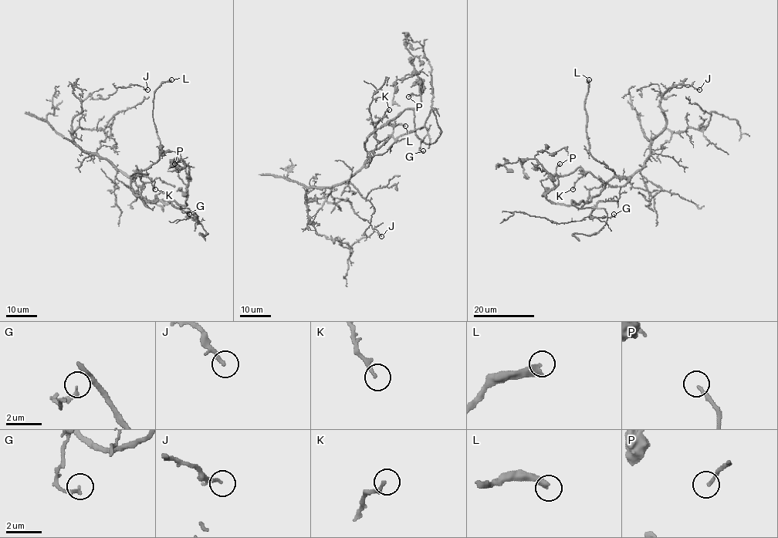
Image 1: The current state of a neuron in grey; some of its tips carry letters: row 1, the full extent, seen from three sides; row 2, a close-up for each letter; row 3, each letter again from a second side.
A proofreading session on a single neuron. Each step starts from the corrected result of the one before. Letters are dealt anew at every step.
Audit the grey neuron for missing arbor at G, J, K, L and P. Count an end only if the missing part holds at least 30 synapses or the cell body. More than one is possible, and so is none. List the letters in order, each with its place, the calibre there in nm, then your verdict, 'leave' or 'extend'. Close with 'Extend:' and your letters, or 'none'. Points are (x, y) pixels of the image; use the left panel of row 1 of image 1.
G: place (189, 214); calibre 180 nm; leave
J: place (147, 89); calibre 140 nm; leave
K: place (155, 189); calibre 180 nm; leave
L: place (171, 79); calibre 420 nm; extend
P: place (174, 164); calibre 190 nm; extend
Extend: L, P

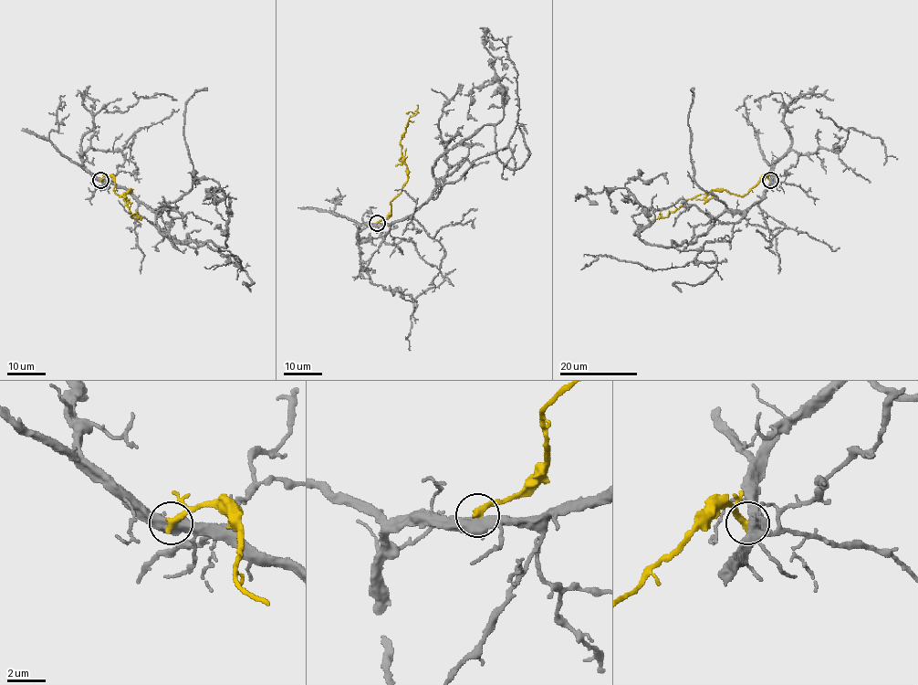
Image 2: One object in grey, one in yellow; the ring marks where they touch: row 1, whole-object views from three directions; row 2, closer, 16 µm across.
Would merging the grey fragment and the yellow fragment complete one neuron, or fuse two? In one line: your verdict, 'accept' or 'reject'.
reject

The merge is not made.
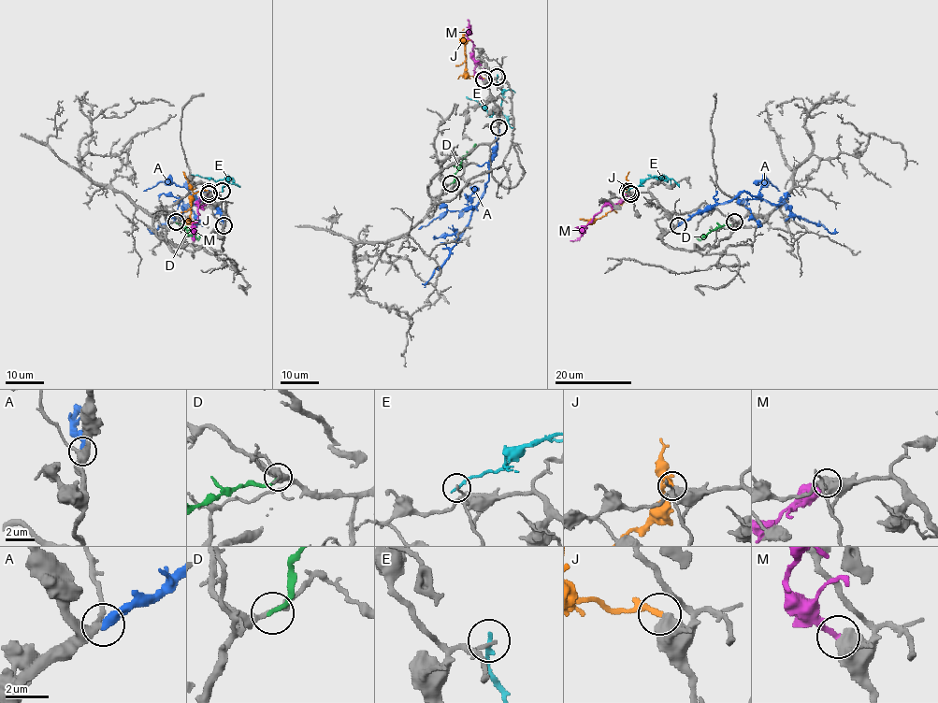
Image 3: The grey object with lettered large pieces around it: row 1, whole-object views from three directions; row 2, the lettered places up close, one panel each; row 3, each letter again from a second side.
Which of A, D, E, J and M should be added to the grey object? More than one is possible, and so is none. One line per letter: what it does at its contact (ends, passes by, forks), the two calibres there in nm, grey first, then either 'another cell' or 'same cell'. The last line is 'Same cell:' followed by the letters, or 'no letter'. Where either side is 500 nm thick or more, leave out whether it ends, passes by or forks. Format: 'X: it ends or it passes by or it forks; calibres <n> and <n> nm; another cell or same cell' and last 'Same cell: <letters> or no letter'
A: it ends; calibres 320 and 360 nm; same cell
D: it ends; calibres 240 and 200 nm; another cell
E: it ends; calibres 170 and 240 nm; another cell
J: calibres 550 and 320 nm; same cell
M: calibres 700 and 240 nm; another cell
Same cell: A, J

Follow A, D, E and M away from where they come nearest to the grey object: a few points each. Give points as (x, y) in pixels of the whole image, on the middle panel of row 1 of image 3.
A: (498, 127), (497, 145), (489, 164), (489, 180), (483, 195), (448, 258), (422, 284)
D: (451, 184), (461, 158), (476, 144)
E: (497, 77), (502, 98), (500, 108), (491, 116), (478, 101), (466, 96)
M: (483, 79), (474, 70), (473, 42), (467, 35), (467, 19)

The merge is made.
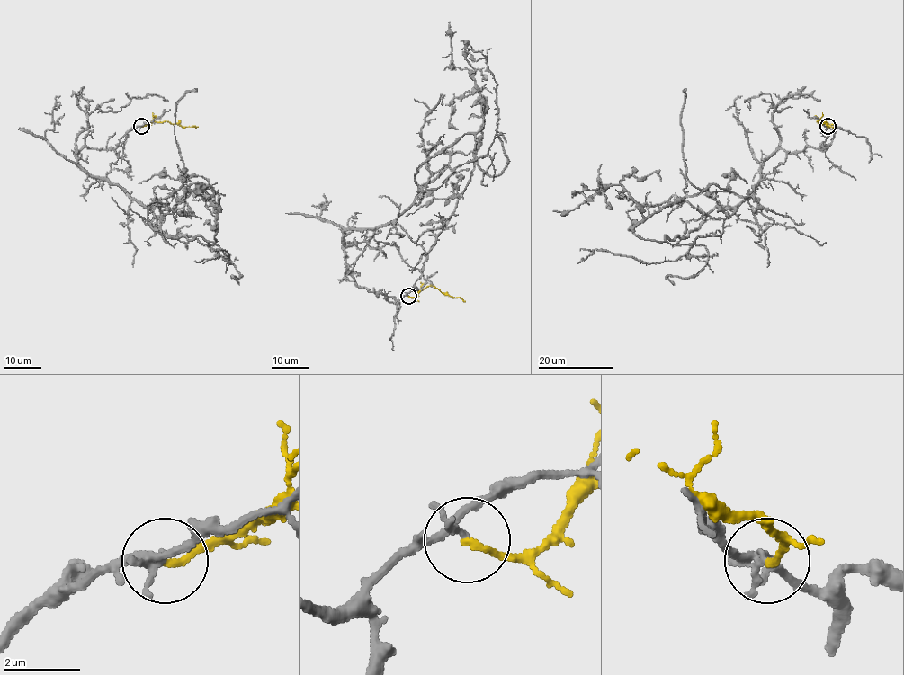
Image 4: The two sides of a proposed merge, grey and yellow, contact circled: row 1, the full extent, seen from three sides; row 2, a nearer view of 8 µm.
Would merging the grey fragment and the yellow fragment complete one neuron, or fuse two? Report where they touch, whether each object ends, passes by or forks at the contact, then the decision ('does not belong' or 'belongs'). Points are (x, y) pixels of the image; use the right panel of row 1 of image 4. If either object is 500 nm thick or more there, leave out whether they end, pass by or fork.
(827, 126) | grey forks | yellow ends | does not belong

